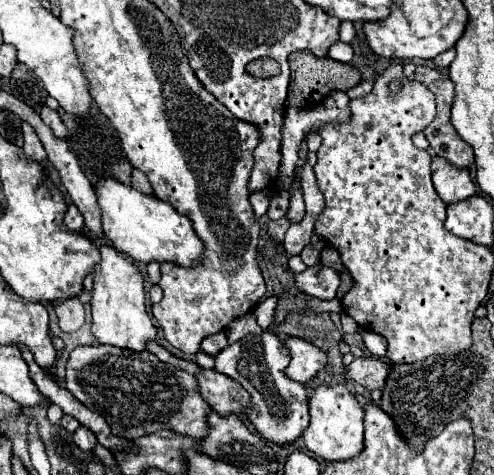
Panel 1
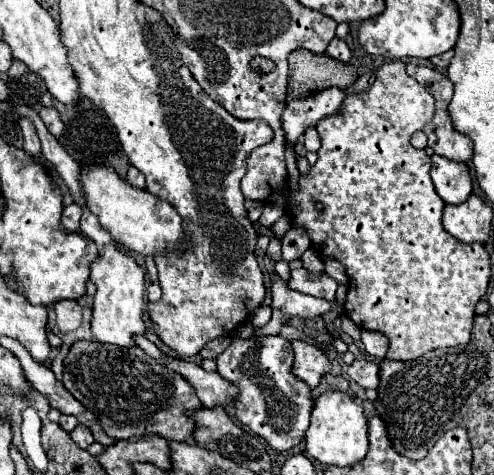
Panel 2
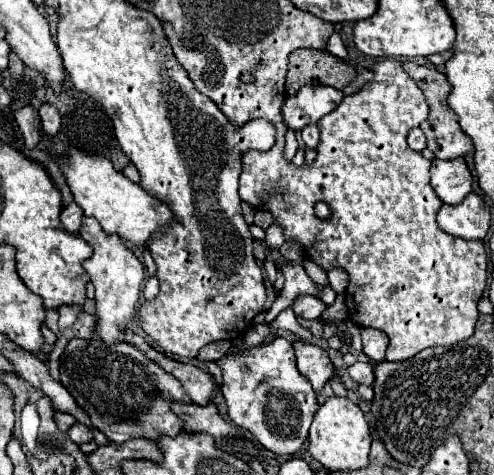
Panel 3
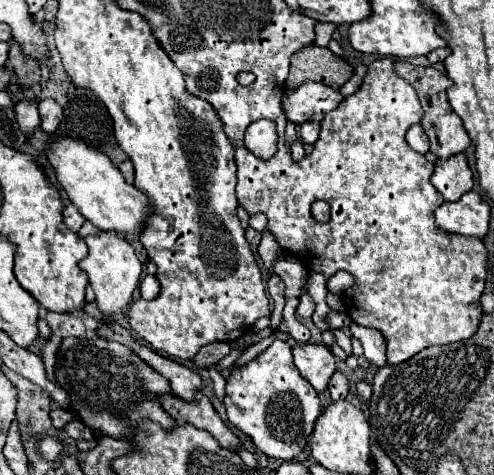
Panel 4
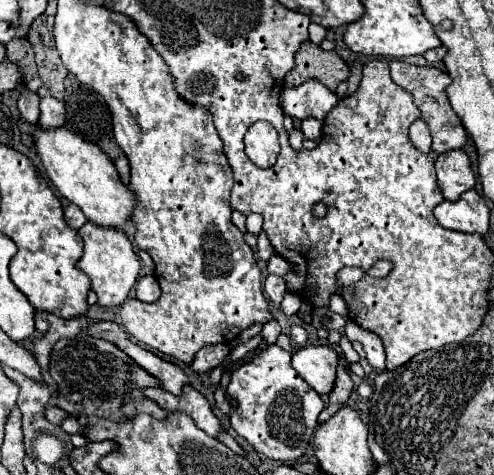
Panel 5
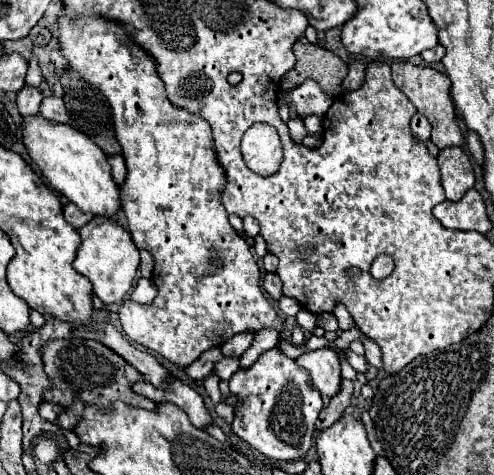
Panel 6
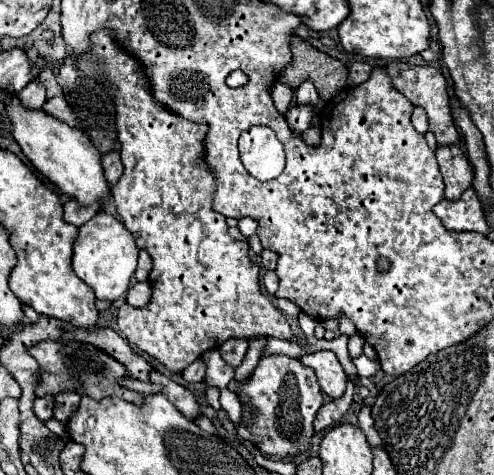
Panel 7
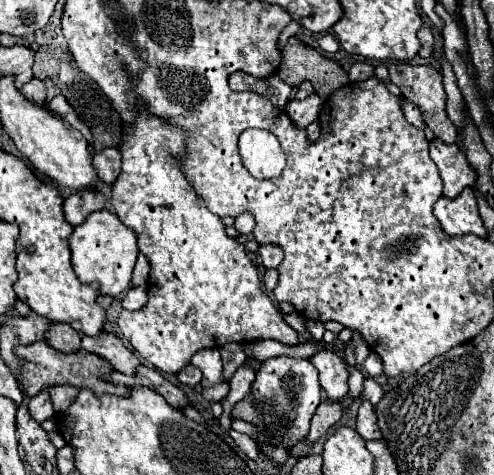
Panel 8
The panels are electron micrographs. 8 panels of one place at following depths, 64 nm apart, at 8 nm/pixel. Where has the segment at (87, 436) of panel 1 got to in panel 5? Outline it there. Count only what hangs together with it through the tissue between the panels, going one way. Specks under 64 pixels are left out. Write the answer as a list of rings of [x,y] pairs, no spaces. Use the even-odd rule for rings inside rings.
[[[66,416],[64,422],[60,424],[60,428],[68,434],[82,434],[84,432],[84,426],[80,424],[80,420],[76,416]]]

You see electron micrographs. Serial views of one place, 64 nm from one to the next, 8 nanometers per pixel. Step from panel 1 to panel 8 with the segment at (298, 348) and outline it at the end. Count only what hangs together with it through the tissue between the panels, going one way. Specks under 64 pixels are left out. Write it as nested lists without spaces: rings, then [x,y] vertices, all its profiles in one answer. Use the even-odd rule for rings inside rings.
[[[318,352],[310,358],[310,362],[320,372],[320,386],[328,394],[330,400],[340,400],[348,394],[348,368],[344,360],[340,360],[334,352]]]

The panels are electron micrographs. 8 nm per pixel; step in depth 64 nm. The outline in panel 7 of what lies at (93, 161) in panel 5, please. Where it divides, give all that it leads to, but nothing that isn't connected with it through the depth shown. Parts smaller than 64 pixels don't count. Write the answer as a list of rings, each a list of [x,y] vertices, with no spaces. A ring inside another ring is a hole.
[[[16,94],[6,100],[6,114],[12,122],[12,136],[20,144],[24,156],[64,194],[76,198],[84,206],[96,200],[104,202],[108,198],[108,182],[100,164],[100,152],[82,130],[70,128],[66,122],[48,116],[44,110],[24,108]]]

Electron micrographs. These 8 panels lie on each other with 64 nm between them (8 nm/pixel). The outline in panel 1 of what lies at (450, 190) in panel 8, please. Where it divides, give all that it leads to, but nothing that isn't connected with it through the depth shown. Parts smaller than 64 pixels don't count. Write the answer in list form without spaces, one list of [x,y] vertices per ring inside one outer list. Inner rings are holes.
[[[440,156],[432,158],[432,182],[438,196],[446,204],[460,202],[476,192],[468,168],[456,168],[454,164],[448,164],[448,160]]]

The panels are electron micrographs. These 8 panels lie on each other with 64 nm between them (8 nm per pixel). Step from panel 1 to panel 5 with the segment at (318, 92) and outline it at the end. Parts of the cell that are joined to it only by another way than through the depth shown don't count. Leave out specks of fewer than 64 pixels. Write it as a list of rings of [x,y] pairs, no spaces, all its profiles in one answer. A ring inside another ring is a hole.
[[[306,40],[296,52],[296,66],[284,78],[284,88],[300,86],[304,80],[320,80],[328,90],[336,92],[336,86],[350,76],[346,62],[334,52],[326,52],[320,46]]]

